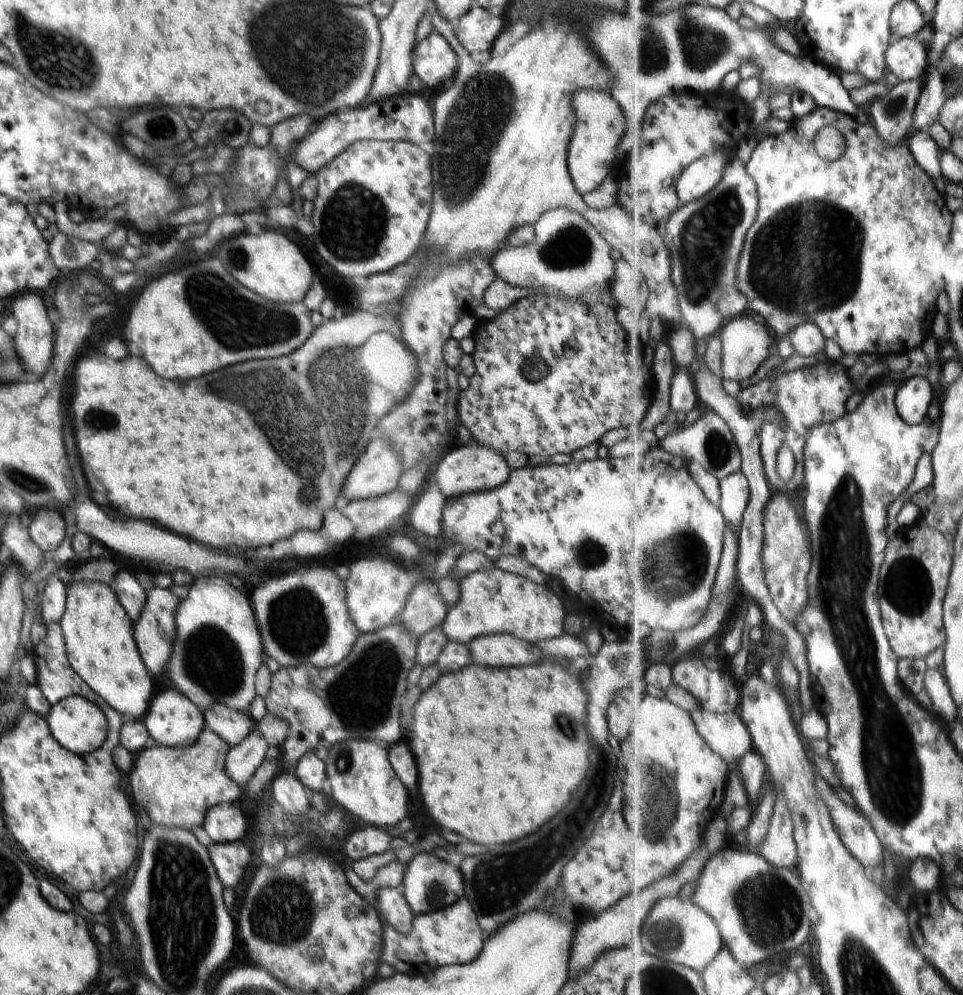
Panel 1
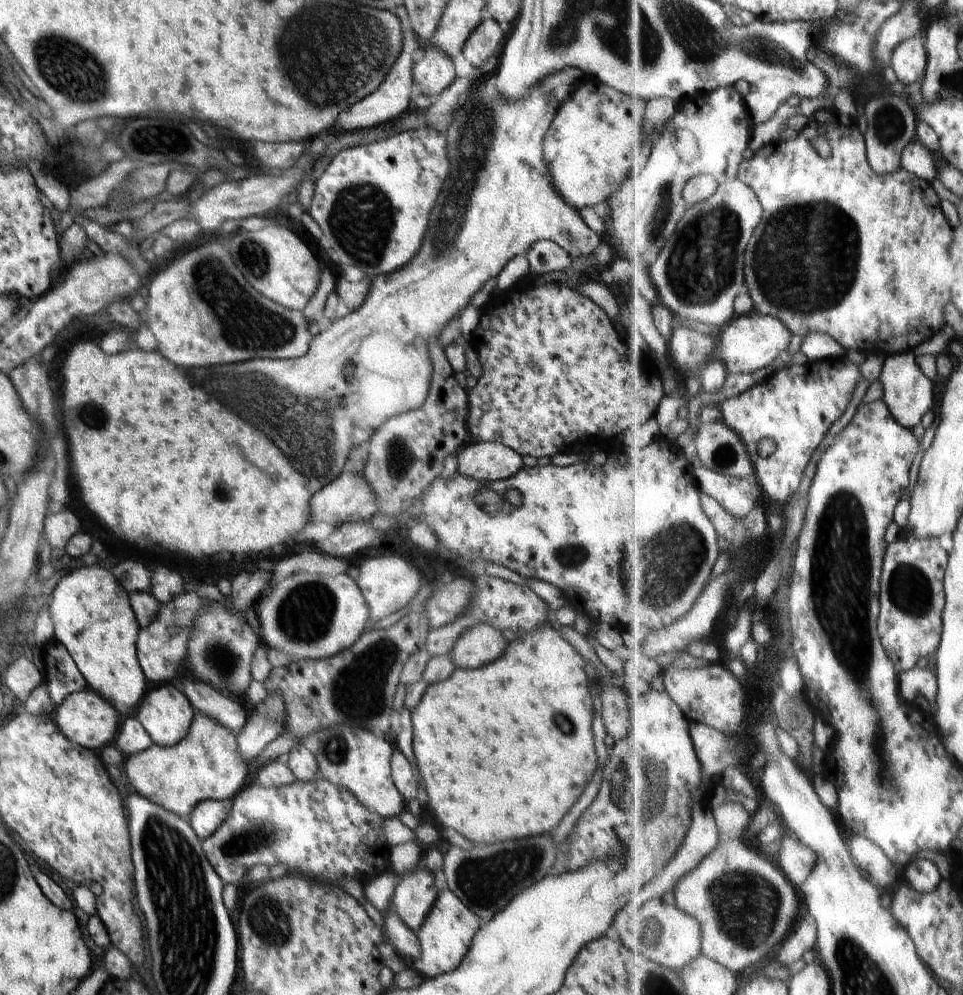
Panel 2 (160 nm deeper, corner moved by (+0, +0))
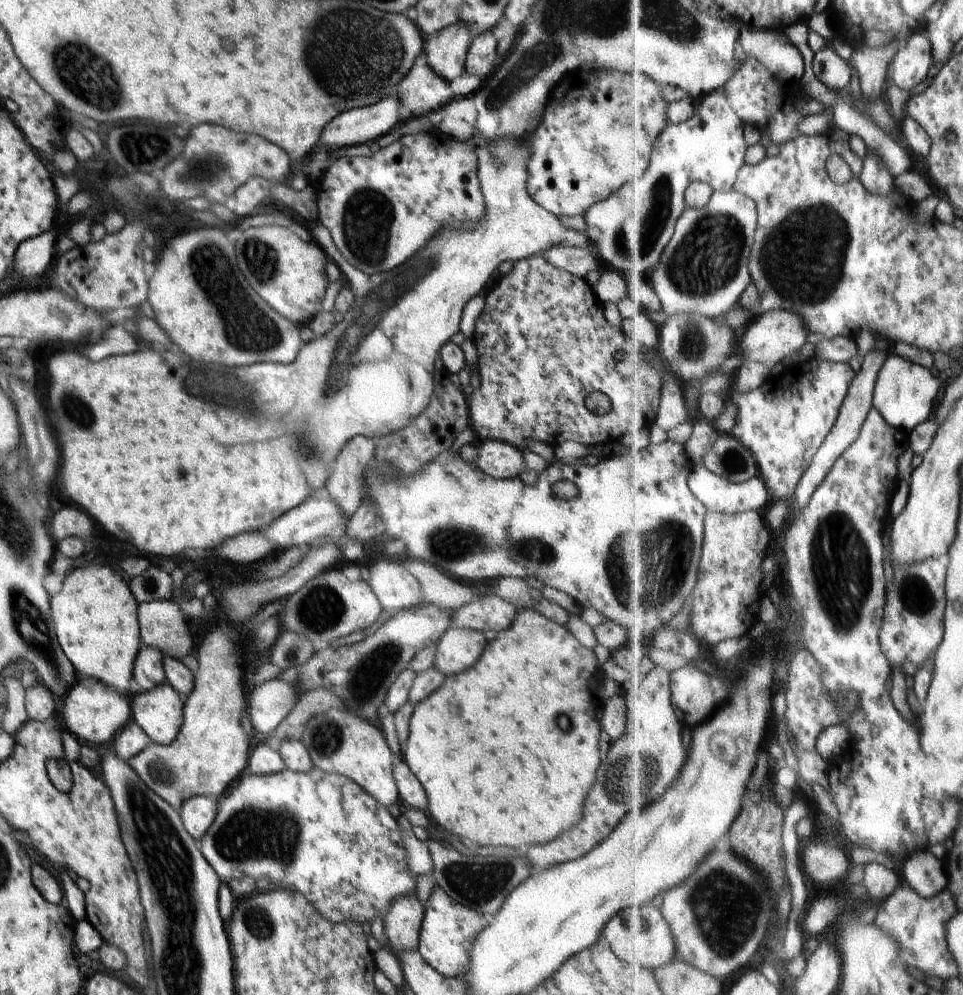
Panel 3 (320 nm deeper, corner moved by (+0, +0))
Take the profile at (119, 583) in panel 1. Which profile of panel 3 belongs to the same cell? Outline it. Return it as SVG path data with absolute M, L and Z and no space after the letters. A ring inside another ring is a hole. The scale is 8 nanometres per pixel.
M174 601L139 603L137 617L141 641L179 661L189 659L194 647L194 630Z

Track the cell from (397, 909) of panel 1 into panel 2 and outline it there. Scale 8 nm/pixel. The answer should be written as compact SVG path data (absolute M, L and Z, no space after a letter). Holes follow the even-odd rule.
M393 910L388 911L384 918L385 939L394 946L402 958L418 959L421 953L418 934L412 932Z

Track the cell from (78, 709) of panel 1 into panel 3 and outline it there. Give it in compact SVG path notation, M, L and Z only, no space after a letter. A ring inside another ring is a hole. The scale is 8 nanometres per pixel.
M78 672L76 676L78 676L77 681L69 688L66 698L59 704L58 714L62 726L68 732L75 734L80 742L106 744L130 720L131 708L126 698L115 688L104 684L104 681L85 677Z

